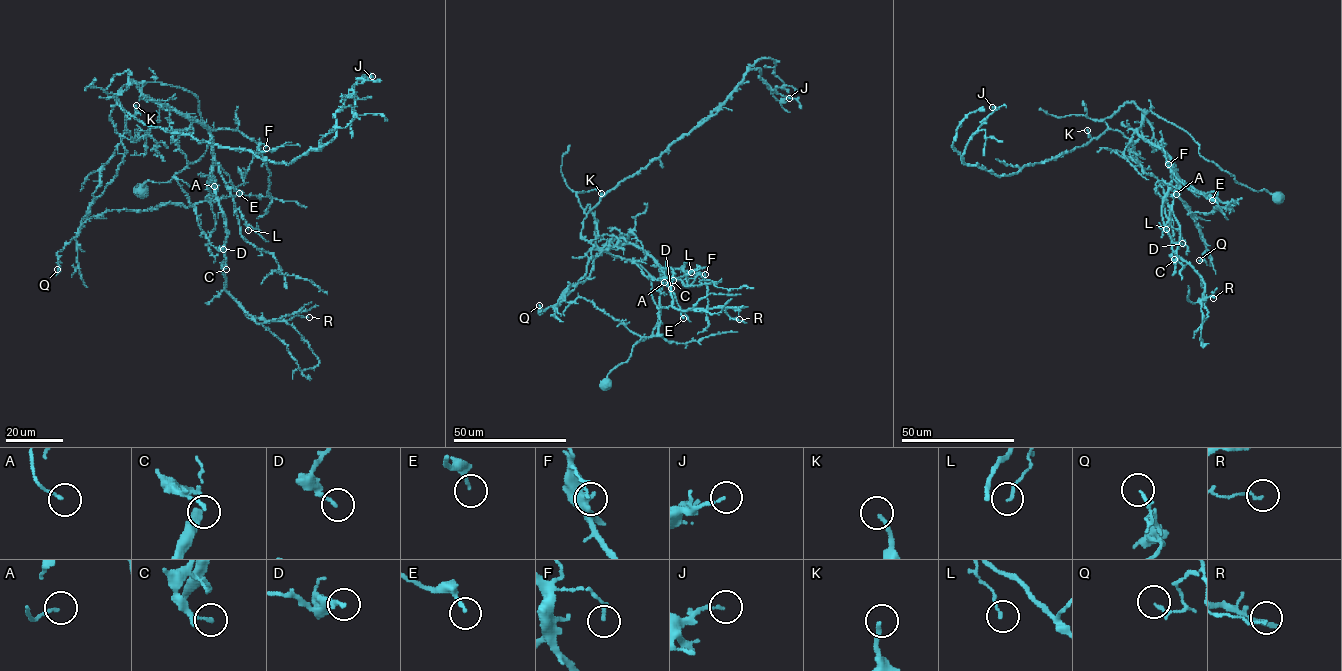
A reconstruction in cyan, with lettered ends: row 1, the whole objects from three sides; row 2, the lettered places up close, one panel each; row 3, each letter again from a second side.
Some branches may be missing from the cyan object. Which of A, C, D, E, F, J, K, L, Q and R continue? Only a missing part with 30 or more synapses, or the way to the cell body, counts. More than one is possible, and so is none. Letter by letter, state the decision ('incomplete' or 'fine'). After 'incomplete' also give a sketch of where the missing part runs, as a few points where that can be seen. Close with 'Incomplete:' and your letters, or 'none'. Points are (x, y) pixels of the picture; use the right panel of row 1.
A: fine
C: fine
D: fine
E: fine
F: fine
J: fine
K: incomplete; course (1087, 130), (1081, 116), (1037, 90)
L: fine
Q: fine
R: fine
Incomplete: K

